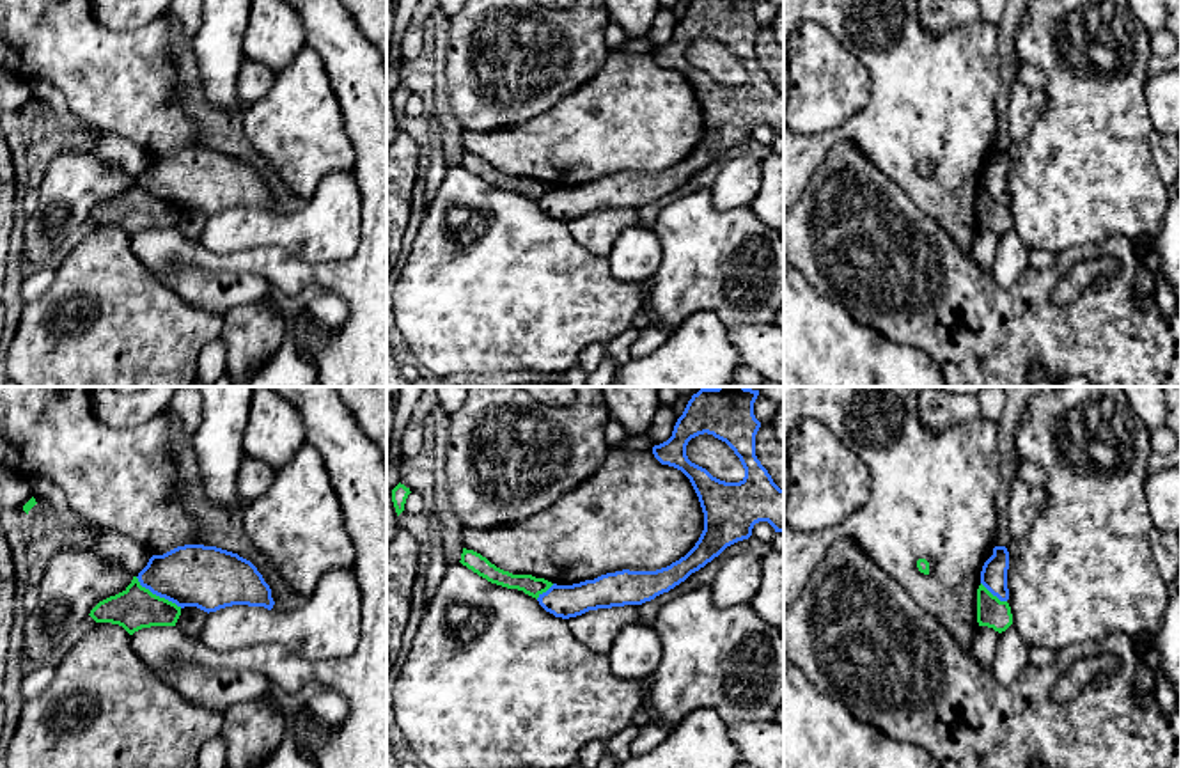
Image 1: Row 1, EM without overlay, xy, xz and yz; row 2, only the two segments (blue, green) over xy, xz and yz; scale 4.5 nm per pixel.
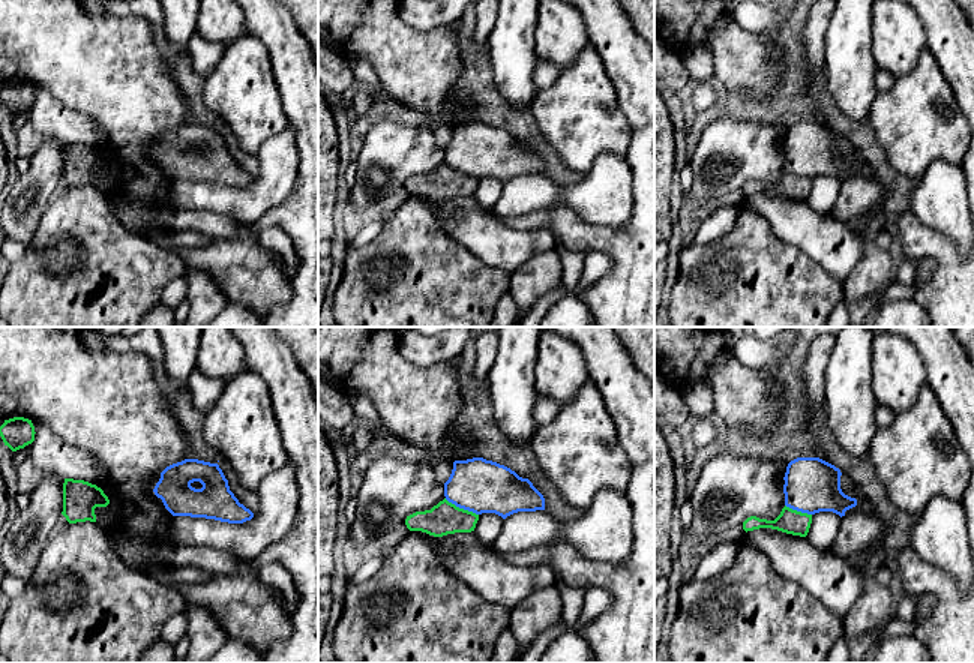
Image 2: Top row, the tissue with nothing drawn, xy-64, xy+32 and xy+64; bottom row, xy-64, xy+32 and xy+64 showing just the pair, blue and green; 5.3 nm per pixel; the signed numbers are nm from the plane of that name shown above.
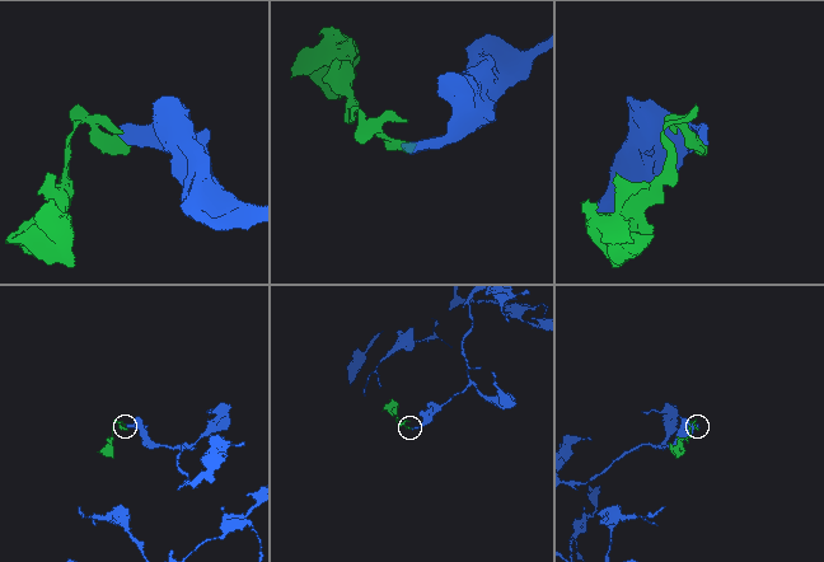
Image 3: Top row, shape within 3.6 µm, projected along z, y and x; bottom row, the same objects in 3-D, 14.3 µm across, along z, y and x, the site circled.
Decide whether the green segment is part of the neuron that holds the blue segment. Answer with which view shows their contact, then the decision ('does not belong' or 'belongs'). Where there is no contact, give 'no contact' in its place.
xy | does not belong

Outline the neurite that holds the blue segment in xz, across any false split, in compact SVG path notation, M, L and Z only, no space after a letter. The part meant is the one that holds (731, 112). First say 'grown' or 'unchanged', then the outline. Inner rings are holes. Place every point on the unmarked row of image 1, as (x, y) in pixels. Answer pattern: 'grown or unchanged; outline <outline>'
unchanged; outline M692 0L672 39L653 50L661 67L690 82L704 115L704 133L684 160L656 174L622 172L573 188L553 186L539 197L539 208L562 222L598 211L642 208L684 184L727 149L748 142L755 126L768 124L775 135L784 135L784 92L755 59L761 30L754 18L755 2ZM704 35L725 44L739 60L745 71L739 85L720 83L688 62L688 44Z

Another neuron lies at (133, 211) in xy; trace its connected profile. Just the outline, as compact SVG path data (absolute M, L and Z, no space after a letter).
M133 179L119 197L99 204L89 216L96 225L122 229L129 238L151 229L176 229L181 209L153 197Z

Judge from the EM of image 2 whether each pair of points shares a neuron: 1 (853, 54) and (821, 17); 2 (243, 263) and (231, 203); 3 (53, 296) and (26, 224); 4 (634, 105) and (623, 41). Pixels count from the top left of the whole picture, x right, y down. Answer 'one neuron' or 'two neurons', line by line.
1: two neurons
2: two neurons
3: two neurons
4: one neuron

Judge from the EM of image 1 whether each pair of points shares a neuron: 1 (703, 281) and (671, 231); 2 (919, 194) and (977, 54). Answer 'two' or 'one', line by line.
1: one
2: one

